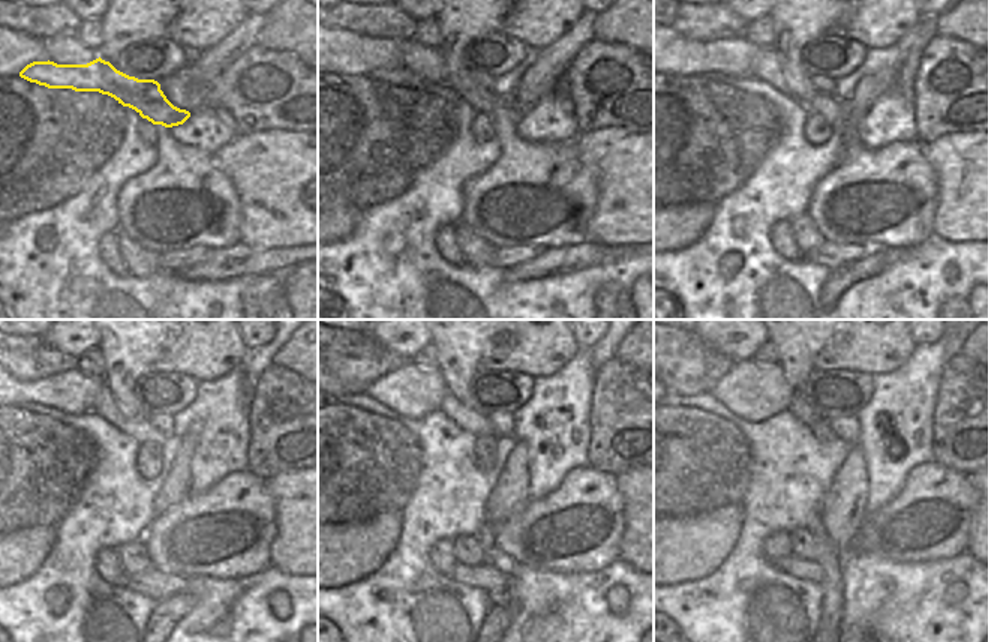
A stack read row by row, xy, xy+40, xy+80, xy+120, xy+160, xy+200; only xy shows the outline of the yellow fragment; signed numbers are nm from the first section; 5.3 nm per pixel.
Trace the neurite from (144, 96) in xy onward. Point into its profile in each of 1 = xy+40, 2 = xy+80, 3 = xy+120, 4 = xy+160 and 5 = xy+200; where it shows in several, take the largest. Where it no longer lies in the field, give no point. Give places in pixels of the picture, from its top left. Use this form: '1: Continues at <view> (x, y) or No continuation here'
1: Continues at xy+40 (479, 90)
2: Continues at xy+80 (825, 84)
3: Continues at xy+120 (164, 423)
4: Continues at xy+160 (502, 423)
5: Continues at xy+200 (846, 428)

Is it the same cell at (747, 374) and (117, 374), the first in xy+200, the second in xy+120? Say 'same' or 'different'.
different

